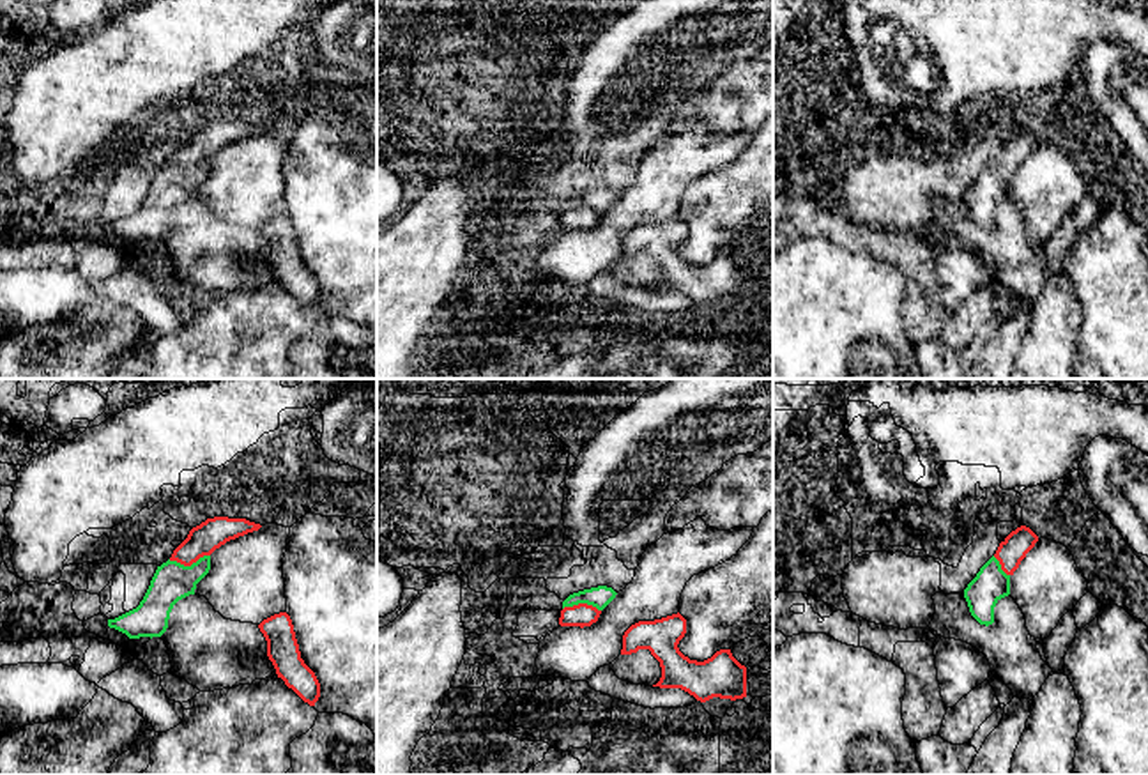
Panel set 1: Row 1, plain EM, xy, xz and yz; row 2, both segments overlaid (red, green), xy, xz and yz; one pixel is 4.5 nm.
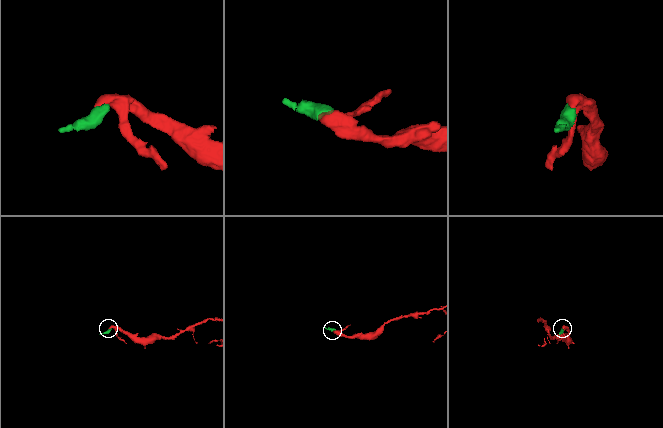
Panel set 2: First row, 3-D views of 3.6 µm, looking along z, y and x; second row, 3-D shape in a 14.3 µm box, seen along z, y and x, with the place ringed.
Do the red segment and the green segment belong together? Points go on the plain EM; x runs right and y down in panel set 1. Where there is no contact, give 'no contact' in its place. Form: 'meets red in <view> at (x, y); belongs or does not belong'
meets red in xy at (188, 168); belongs

